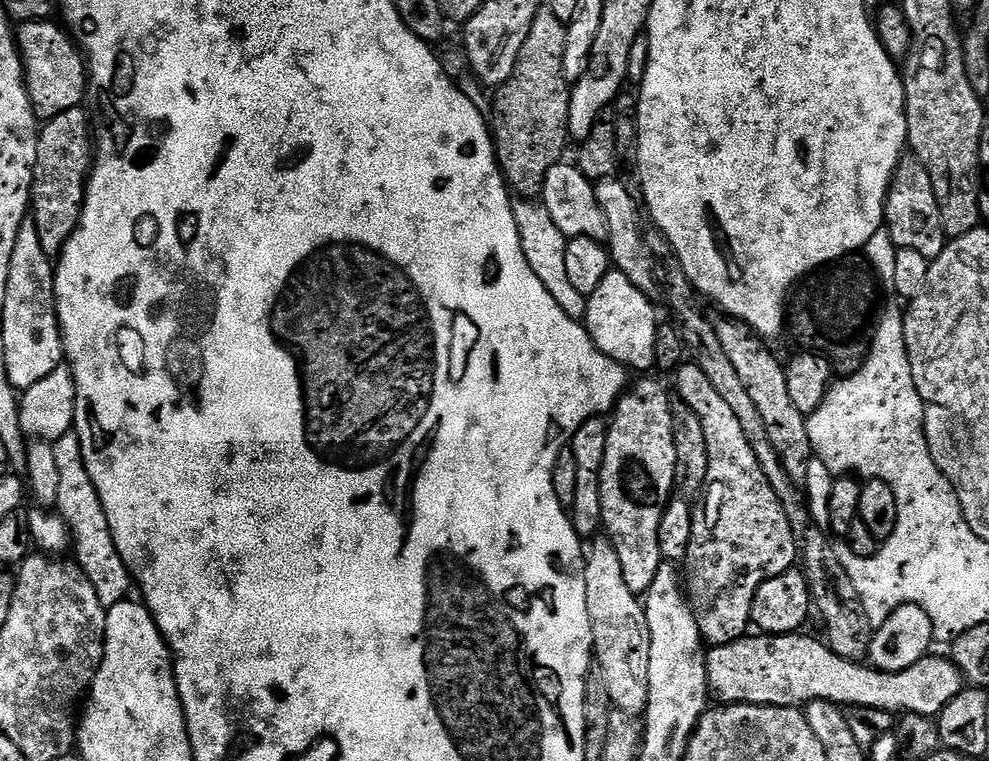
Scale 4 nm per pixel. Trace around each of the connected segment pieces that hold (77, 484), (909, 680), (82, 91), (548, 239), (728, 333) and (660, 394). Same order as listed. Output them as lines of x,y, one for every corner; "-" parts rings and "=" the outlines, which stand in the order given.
75,430
62,434
52,444
54,458
58,458
58,502
55,511
68,524
72,532
71,547
76,548
75,563
86,574
90,586
94,586
94,594
98,594
98,602
107,610
122,602
133,591
134,581
128,572
126,562
122,562
122,554
118,554
118,546
114,546
114,534
110,534
110,522
106,522
106,510
102,506
102,498
98,498
98,490
90,478
90,470
86,470
86,462
82,458
82,442
=
787,632
784,636
752,635
745,634
729,644
715,645
707,653
708,691
715,699
716,696
720,699
717,701
721,705
761,704
779,708
800,708
815,700
825,700
848,708
874,707
893,714
935,718
948,705
950,698
958,698
958,694
966,687
964,676
947,655
929,654
901,672
881,672
867,663
842,658
834,654
834,650
829,648
823,639
815,640
814,637
804,636
805,634
800,632
=
26,20
15,29
16,47
20,50
20,61
24,63
24,84
28,87
28,97
32,103
32,113
37,121
53,120
62,110
81,107
88,91
88,65
75,39
59,23
47,20
=
520,198
512,205
514,222
518,226
518,234
522,242
522,254
526,254
526,262
530,262
530,270
538,274
538,282
550,290
550,298
570,314
570,318
583,321
588,315
588,297
578,294
578,289
571,284
570,277
566,271
566,246
569,237
554,226
554,218
544,208
543,203
532,198
=
716,314
711,317
713,328
722,347
738,374
739,381
746,386
755,409
766,426
767,437
774,446
774,451
781,460
782,469
797,486
806,482
807,464
813,460
810,430
805,413
794,406
790,398
790,386
786,386
786,368
779,364
775,356
764,346
765,339
757,335
756,331
746,322
734,320
731,316
=
640,378
616,401
606,438
606,458
600,471
602,528
622,562
626,586
646,594
662,563
658,526
676,486
673,397
656,380

